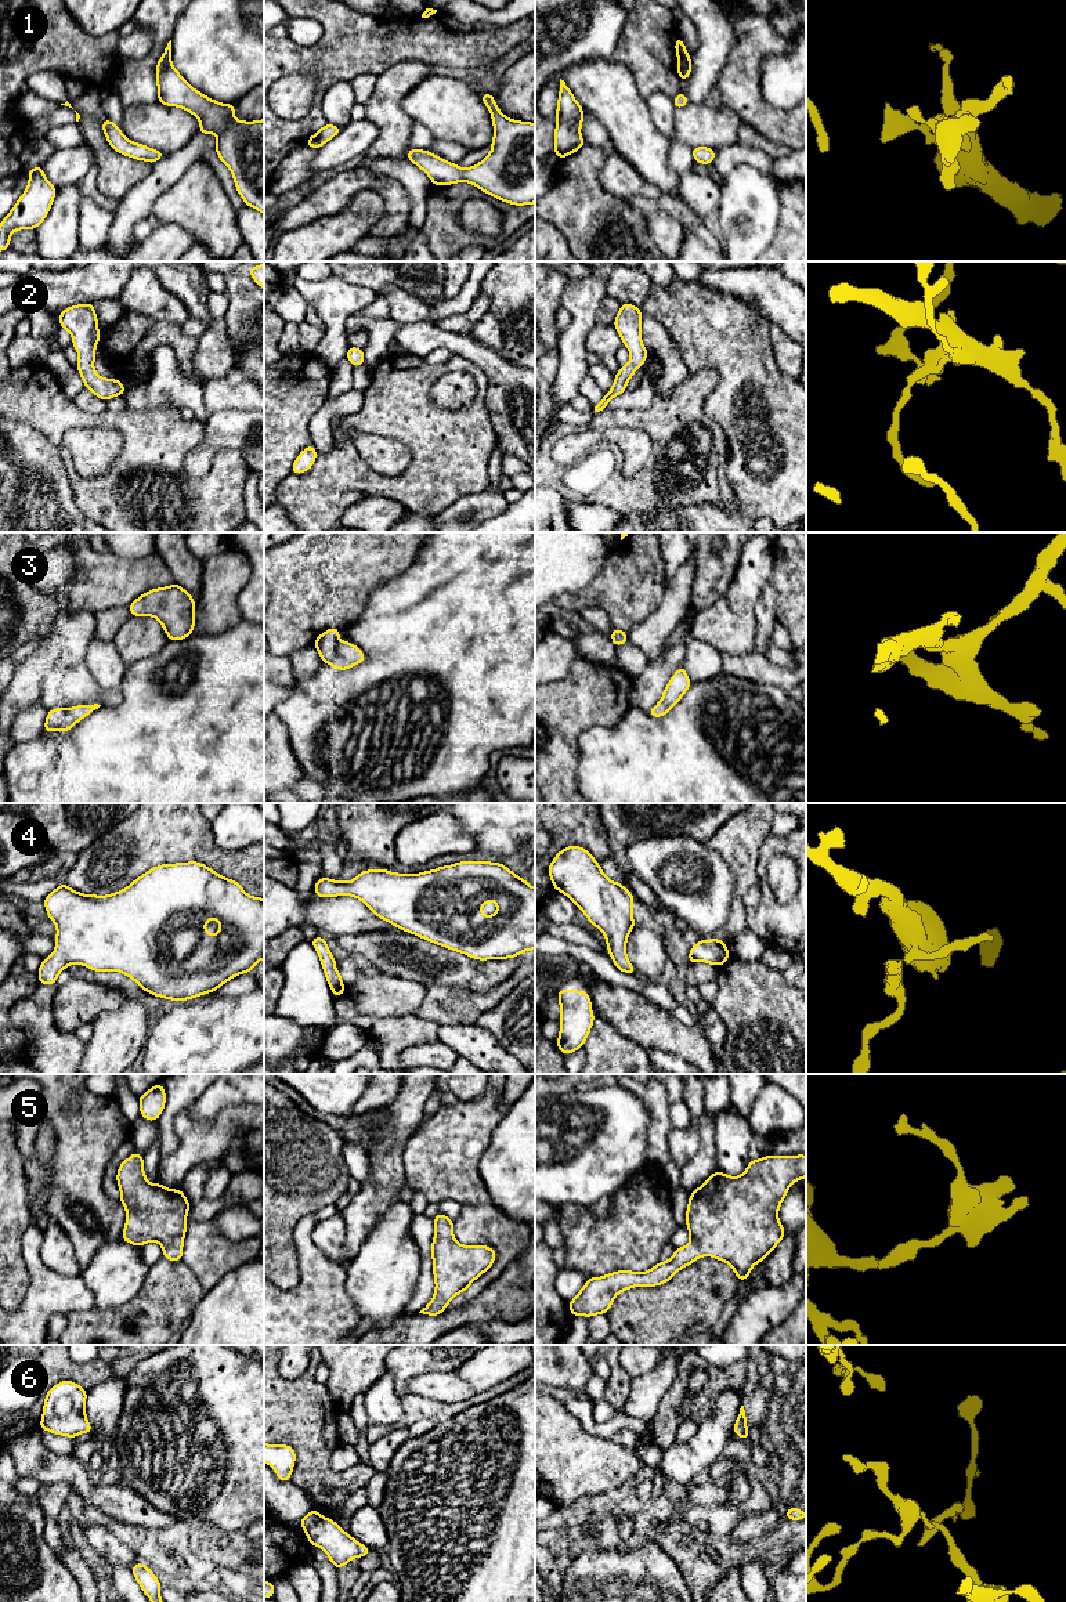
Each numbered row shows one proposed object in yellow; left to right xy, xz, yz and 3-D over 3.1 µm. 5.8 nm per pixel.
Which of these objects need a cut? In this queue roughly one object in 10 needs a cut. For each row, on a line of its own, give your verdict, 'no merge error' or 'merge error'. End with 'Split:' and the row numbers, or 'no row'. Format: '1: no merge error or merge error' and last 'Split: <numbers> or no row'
1: no merge error
2: no merge error
3: no merge error
4: no merge error
5: no merge error
6: no merge error
Split: no row

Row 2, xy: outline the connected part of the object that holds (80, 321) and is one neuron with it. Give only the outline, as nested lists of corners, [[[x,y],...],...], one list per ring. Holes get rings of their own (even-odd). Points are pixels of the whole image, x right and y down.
[[[94,303],[68,307],[58,315],[59,326],[72,334],[72,346],[79,354],[79,361],[75,366],[82,376],[84,387],[105,402],[112,397],[123,395],[127,388],[119,379],[104,379],[94,370],[95,347],[101,340]]]

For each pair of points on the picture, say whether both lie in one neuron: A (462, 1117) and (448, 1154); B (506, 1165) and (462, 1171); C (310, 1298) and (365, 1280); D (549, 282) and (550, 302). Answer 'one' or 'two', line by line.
A: one
B: two
C: two
D: one

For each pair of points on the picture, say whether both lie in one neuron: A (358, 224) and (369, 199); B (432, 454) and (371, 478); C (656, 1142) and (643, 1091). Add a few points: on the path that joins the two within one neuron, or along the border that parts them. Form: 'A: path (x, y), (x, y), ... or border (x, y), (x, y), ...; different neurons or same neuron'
A: path (358, 219), (368, 205); same neuron
B: path (418, 469), (404, 483), (386, 483); same neuron
C: path (657, 1129), (656, 1103); same neuron

